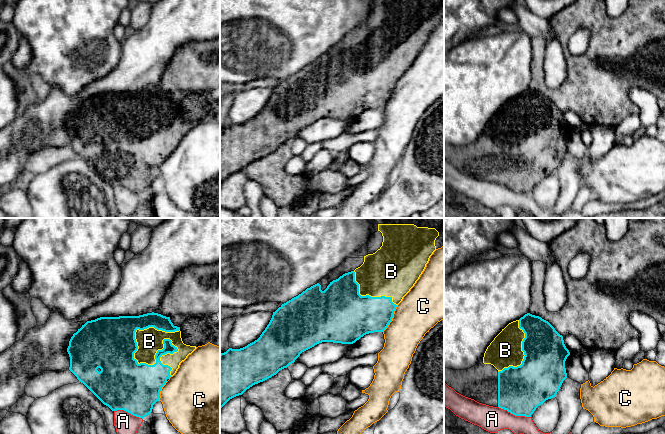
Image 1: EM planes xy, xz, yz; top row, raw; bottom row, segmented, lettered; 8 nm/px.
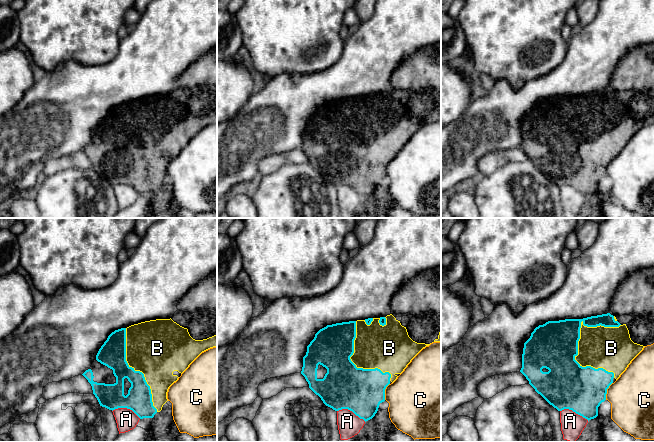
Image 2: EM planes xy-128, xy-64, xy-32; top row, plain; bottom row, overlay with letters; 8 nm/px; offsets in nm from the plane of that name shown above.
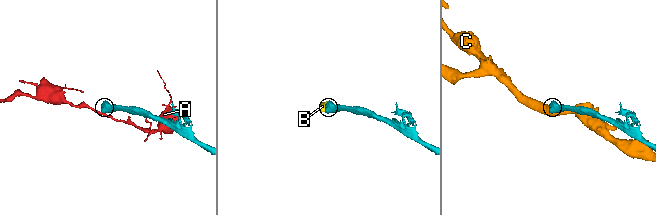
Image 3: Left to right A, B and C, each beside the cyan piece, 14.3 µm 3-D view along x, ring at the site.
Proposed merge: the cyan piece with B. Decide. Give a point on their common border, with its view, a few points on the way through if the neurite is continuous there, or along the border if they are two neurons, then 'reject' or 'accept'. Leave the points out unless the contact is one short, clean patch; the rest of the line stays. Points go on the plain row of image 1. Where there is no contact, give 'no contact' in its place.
contact xy (162, 125); accept

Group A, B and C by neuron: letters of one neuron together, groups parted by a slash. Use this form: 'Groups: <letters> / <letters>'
Groups: A / B / C

